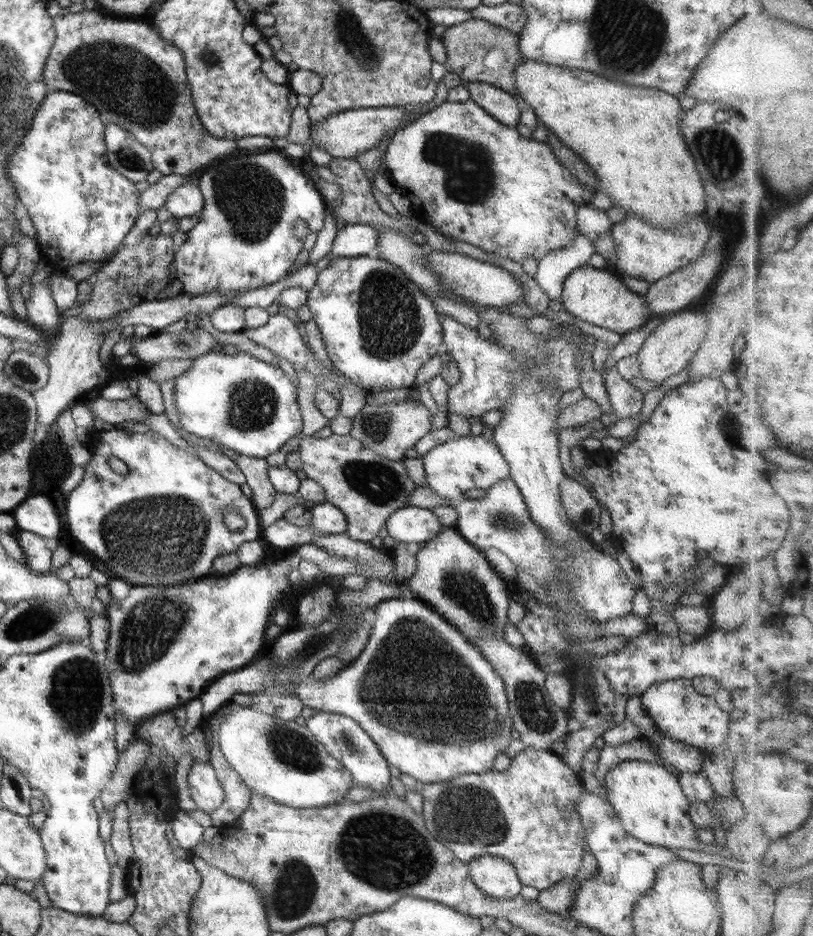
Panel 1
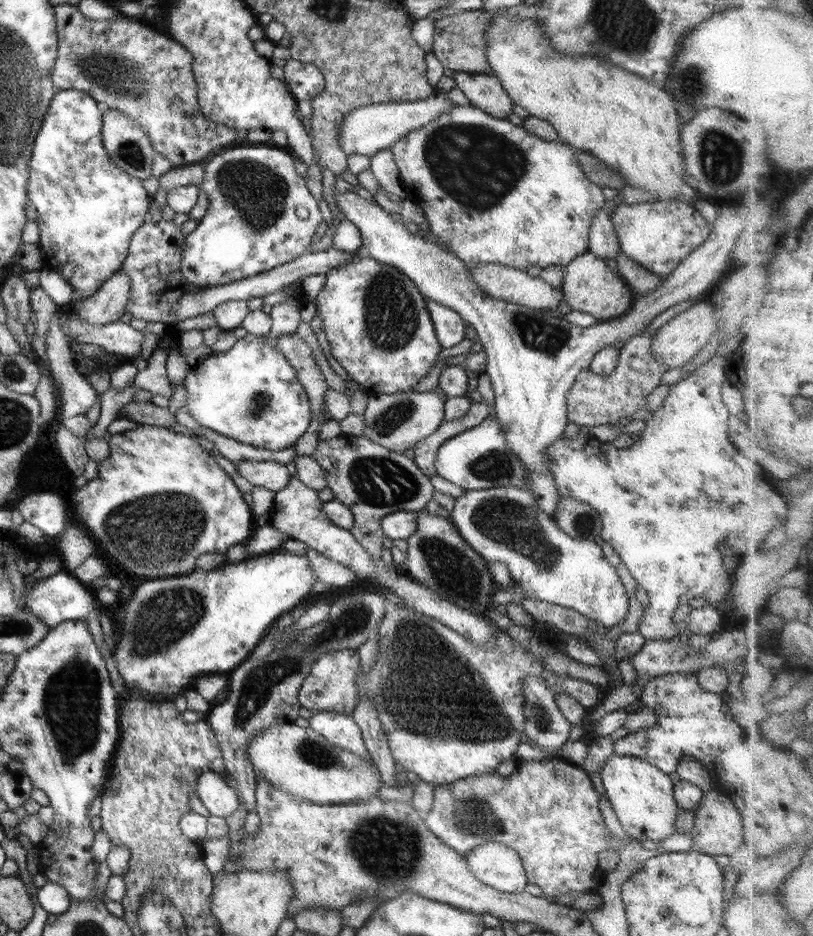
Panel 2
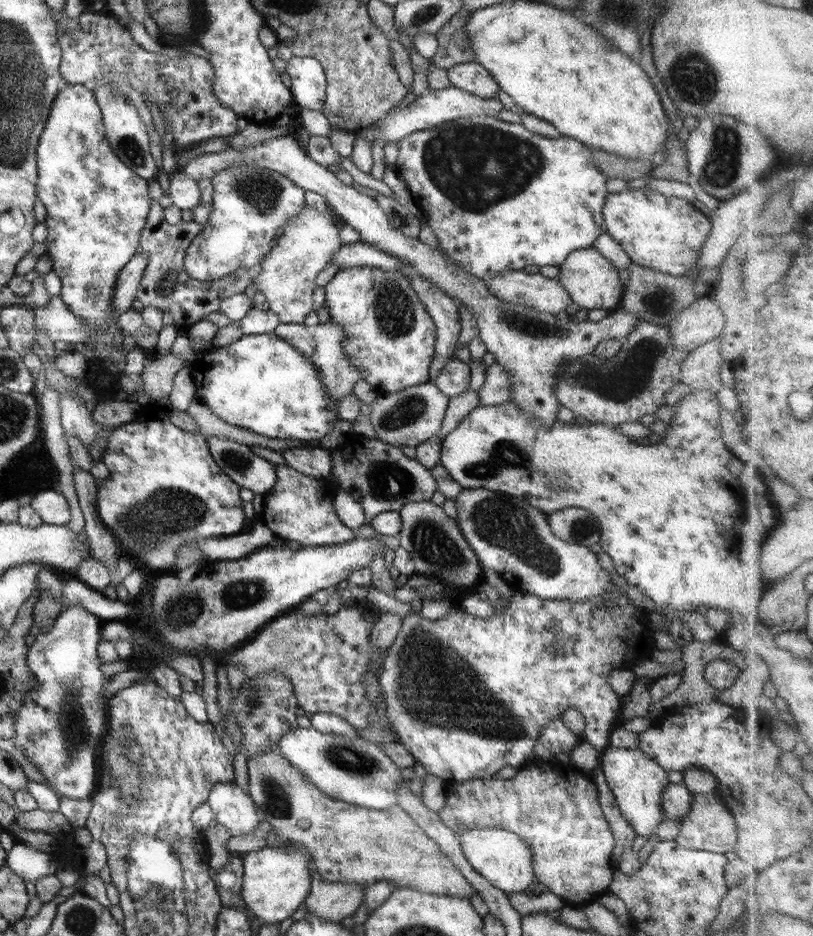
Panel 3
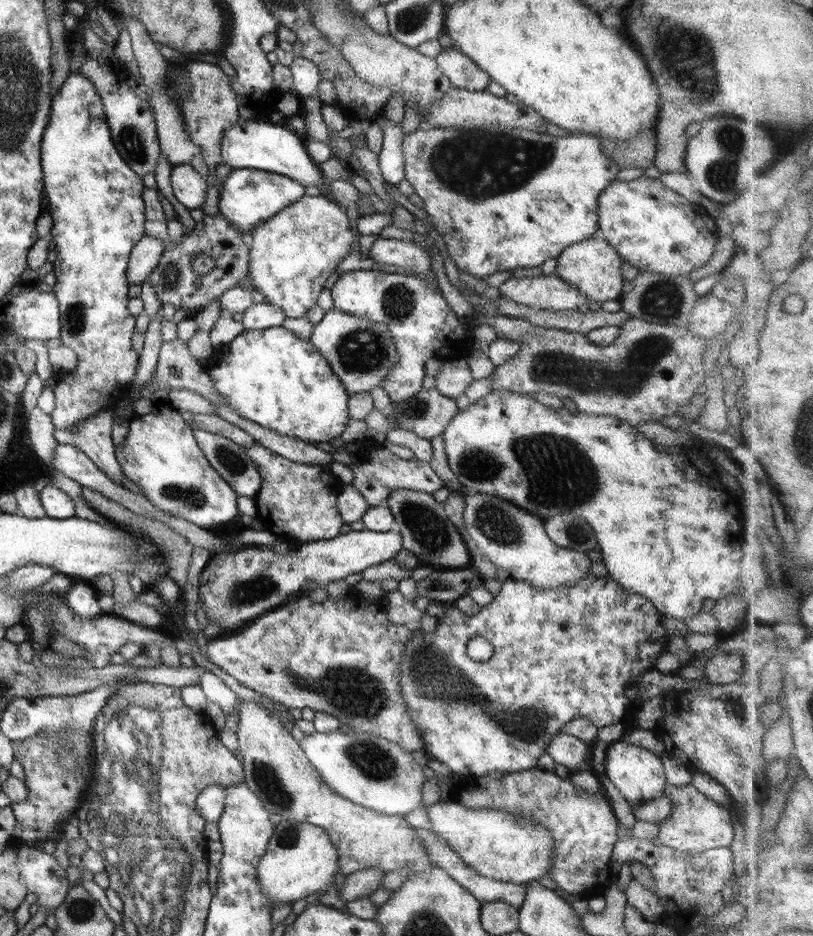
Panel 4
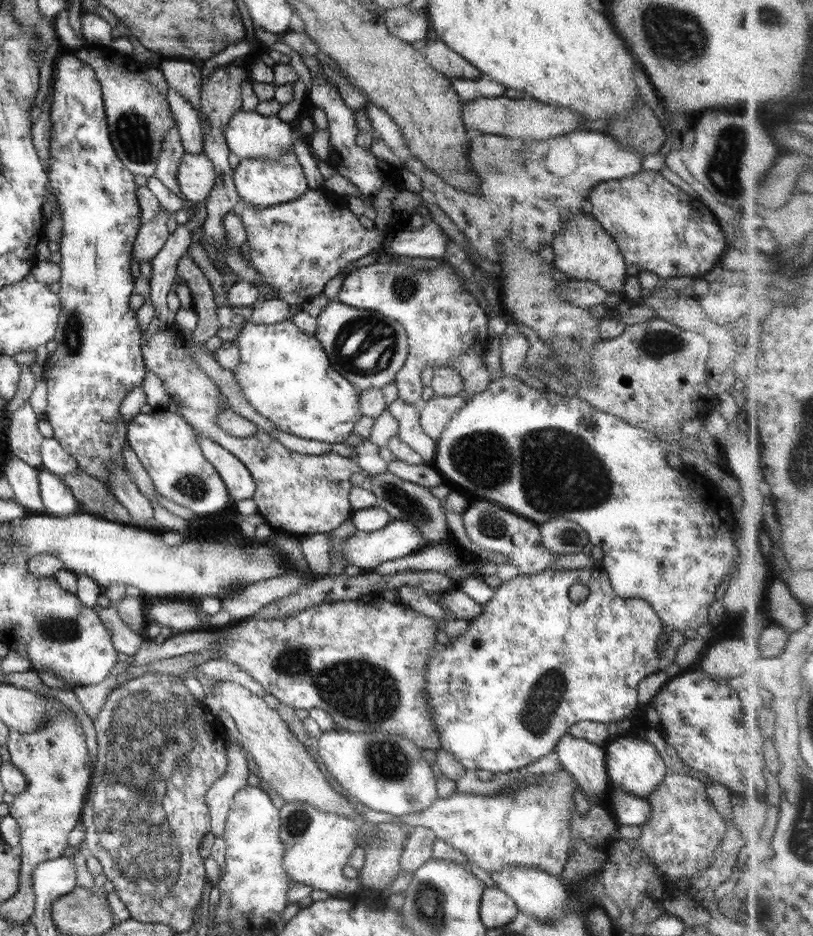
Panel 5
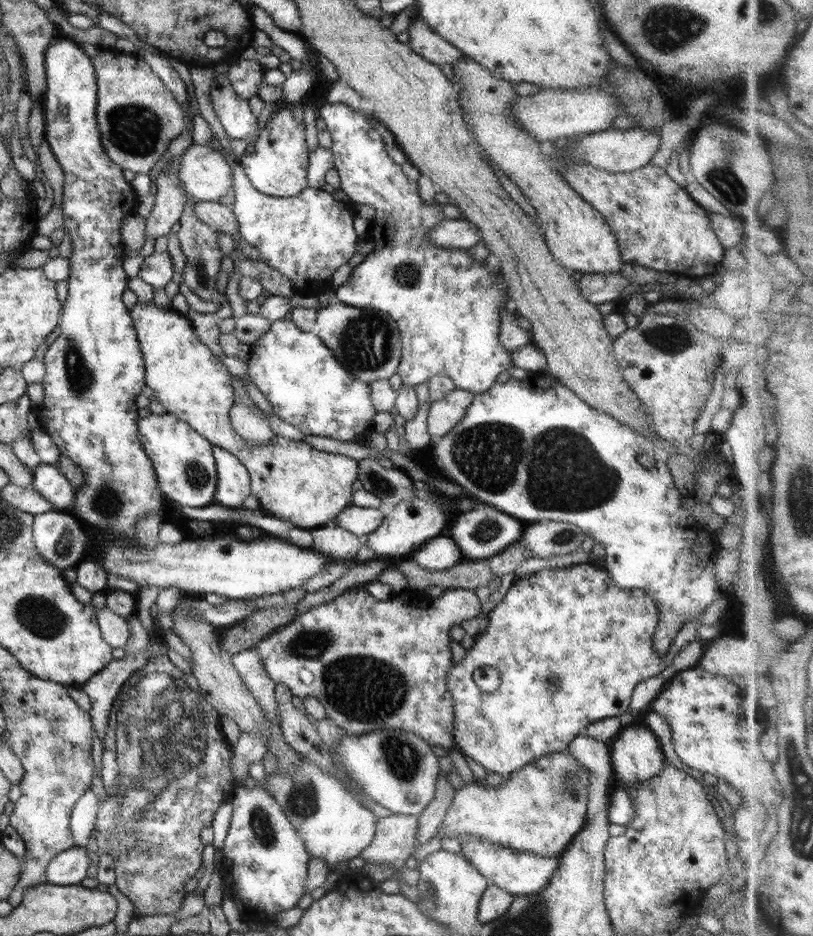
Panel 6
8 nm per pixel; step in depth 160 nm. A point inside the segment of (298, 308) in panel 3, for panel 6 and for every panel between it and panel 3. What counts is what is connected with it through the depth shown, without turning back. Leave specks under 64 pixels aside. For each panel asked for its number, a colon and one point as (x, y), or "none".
4: (291, 256)
5: (297, 247)
6: (306, 238)

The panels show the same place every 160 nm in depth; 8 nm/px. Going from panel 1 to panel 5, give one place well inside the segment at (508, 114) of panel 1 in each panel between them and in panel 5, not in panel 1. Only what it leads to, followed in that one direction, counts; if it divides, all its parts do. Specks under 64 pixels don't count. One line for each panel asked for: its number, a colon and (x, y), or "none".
2: (484, 91)
3: (472, 77)
4: (463, 73)
5: (439, 54)

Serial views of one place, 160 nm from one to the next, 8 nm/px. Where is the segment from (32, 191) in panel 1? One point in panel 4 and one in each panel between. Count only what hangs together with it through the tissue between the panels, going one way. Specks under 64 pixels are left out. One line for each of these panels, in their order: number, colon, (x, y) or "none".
2: (88, 209)
3: (96, 208)
4: (95, 200)

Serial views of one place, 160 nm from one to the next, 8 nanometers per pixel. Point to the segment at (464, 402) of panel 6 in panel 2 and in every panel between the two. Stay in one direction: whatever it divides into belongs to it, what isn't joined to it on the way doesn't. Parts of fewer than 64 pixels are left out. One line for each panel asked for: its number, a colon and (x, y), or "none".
2: (398, 421)
3: (414, 415)
4: (427, 413)
5: (435, 413)

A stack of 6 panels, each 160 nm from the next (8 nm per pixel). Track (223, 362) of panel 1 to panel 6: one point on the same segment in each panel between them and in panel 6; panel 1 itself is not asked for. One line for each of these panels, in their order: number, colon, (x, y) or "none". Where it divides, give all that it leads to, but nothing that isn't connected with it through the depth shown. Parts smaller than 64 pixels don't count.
2: (251, 393)
3: (262, 383)
4: (272, 377)
5: (284, 373)
6: (307, 387)

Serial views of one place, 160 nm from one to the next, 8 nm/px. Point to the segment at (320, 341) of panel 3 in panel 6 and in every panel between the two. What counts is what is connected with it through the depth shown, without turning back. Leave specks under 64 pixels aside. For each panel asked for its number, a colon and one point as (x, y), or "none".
4: (361, 352)
5: (368, 348)
6: (366, 341)

